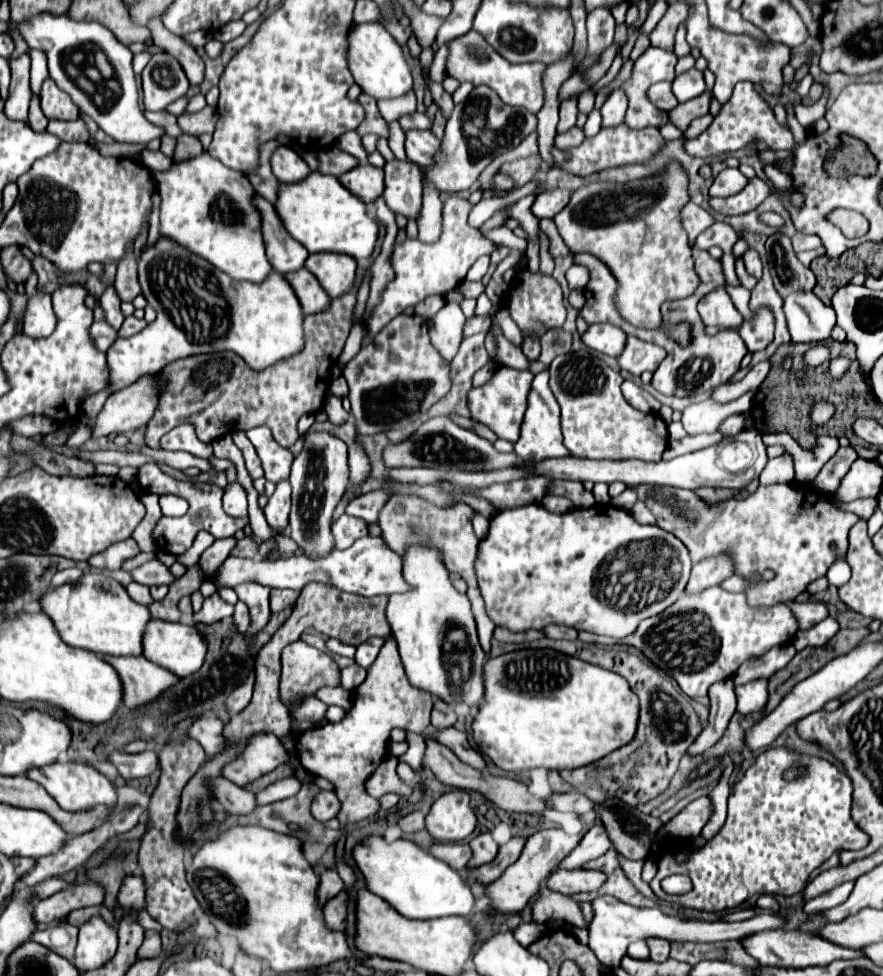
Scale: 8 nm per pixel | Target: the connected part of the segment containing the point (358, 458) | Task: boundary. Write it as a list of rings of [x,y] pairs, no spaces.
[[[358,443],[348,447],[348,463],[350,463],[350,481],[348,487],[362,485],[370,473],[370,461]]]

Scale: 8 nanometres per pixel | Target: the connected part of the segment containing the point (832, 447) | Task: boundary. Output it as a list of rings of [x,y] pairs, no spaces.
[[[786,432],[765,433],[762,440],[766,446],[781,445],[786,447],[786,453],[794,457],[796,481],[800,481],[800,483],[810,483],[840,447],[837,438],[818,436],[816,445],[812,449],[802,449]]]

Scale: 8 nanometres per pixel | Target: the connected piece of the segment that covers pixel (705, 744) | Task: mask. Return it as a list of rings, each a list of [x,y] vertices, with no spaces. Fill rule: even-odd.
[[[732,679],[718,681],[710,687],[710,719],[708,727],[700,733],[692,747],[688,747],[688,755],[700,755],[710,749],[726,731],[730,717],[736,711],[736,695]]]

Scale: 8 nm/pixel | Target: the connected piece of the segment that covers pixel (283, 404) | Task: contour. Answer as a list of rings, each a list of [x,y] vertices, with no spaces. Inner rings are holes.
[[[358,267],[356,287],[340,299],[330,299],[328,311],[304,317],[302,351],[266,367],[264,371],[252,371],[244,359],[232,351],[194,355],[166,365],[162,371],[166,385],[160,395],[156,415],[150,419],[146,429],[148,447],[160,449],[160,437],[180,423],[192,423],[202,443],[212,443],[218,435],[226,435],[236,429],[248,431],[258,425],[268,425],[282,447],[292,447],[298,439],[298,419],[306,413],[318,413],[324,407],[328,371],[334,365],[334,355],[340,355],[350,327],[354,325],[356,293],[366,269],[368,267]]]

